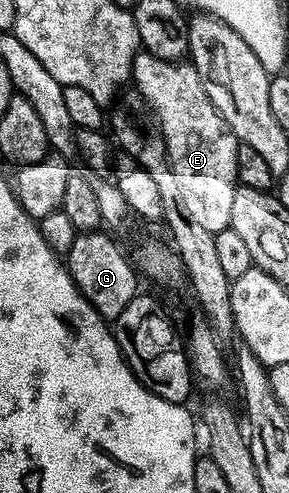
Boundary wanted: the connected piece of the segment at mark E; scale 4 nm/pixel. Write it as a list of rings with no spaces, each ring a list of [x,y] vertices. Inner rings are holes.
[[[145,50],[139,51],[134,57],[132,84],[146,99],[146,105],[158,122],[172,174],[176,174],[176,182],[180,182],[180,190],[184,190],[192,214],[200,218],[209,232],[230,227],[232,194],[236,194],[240,186],[236,170],[239,142],[212,106],[208,94],[204,94],[200,74],[196,74],[193,63],[165,60]]]

